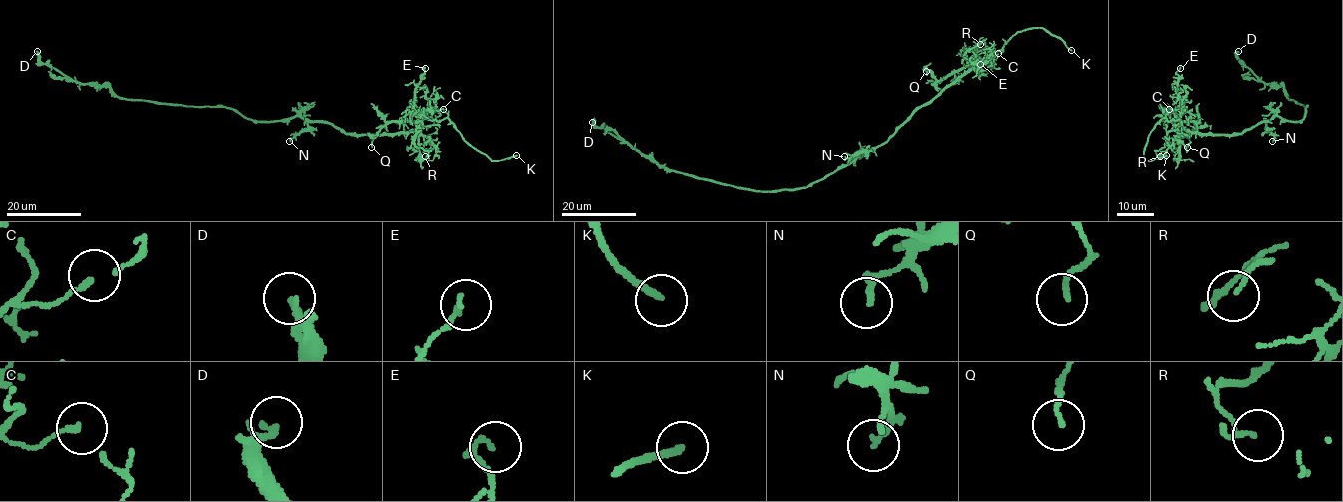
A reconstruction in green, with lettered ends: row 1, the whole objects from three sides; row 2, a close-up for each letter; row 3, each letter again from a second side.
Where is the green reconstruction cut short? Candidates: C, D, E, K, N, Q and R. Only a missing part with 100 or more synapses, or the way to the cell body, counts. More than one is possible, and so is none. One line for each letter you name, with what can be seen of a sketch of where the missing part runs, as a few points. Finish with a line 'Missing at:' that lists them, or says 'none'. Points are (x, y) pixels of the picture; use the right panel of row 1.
K: (1166, 155), (1177, 154), (1180, 163), (1184, 163), (1200, 176), (1208, 172)
Missing at: K

